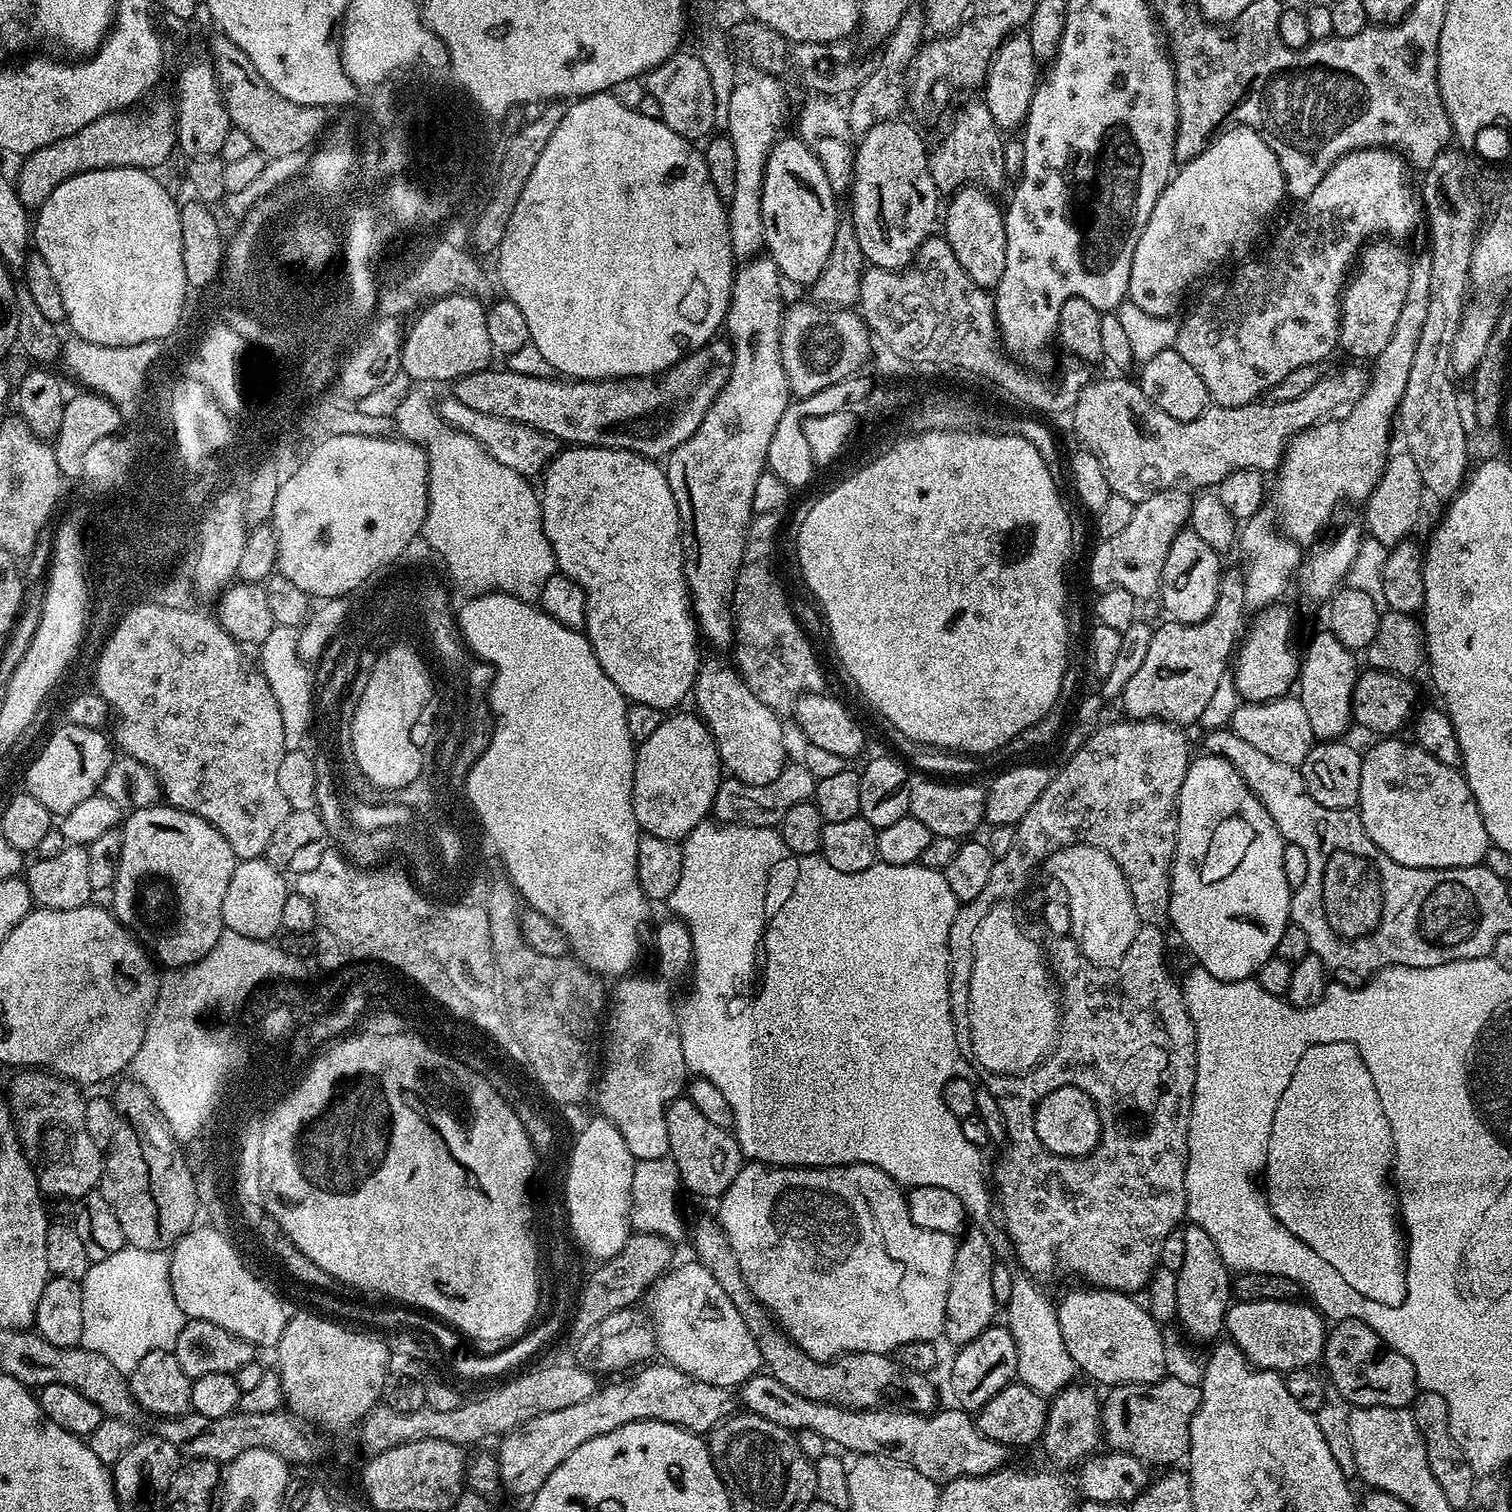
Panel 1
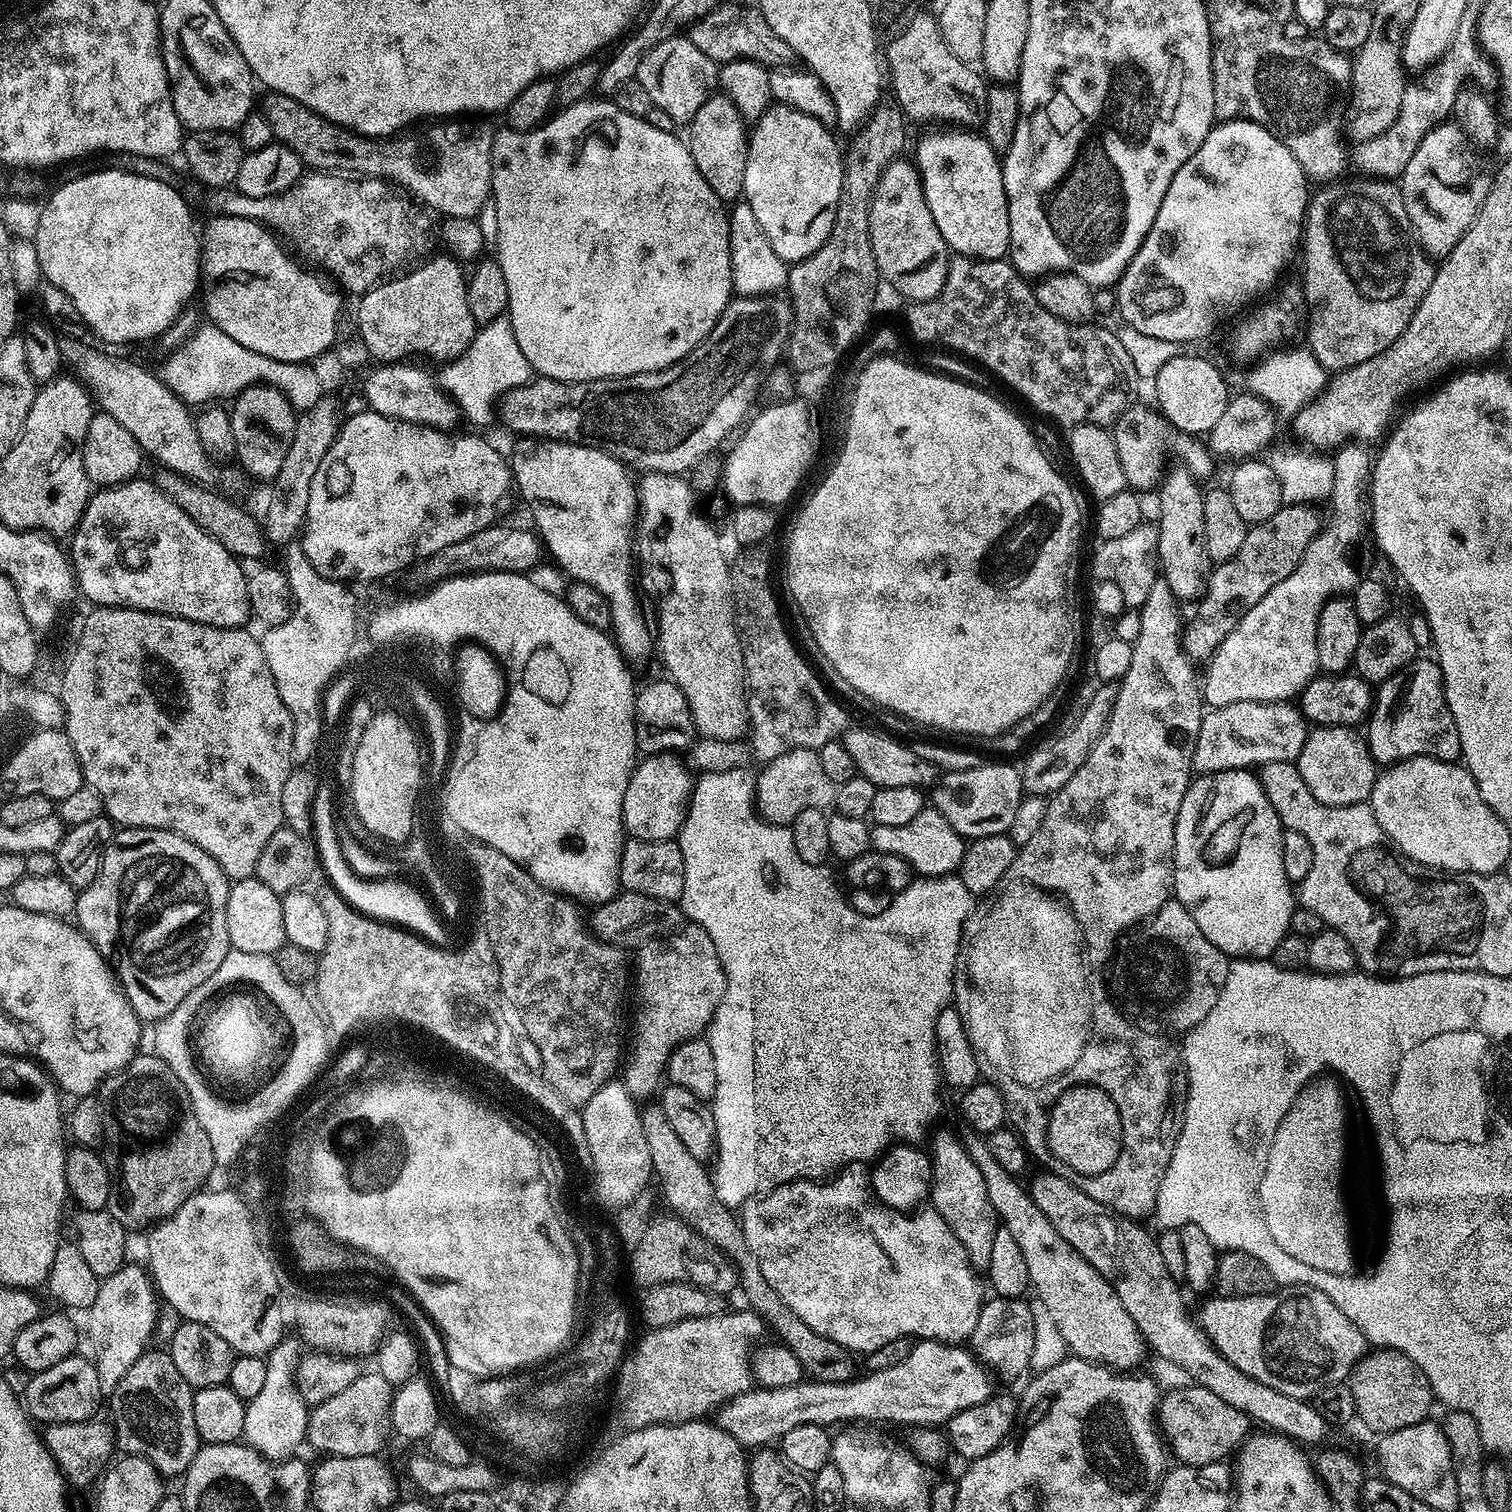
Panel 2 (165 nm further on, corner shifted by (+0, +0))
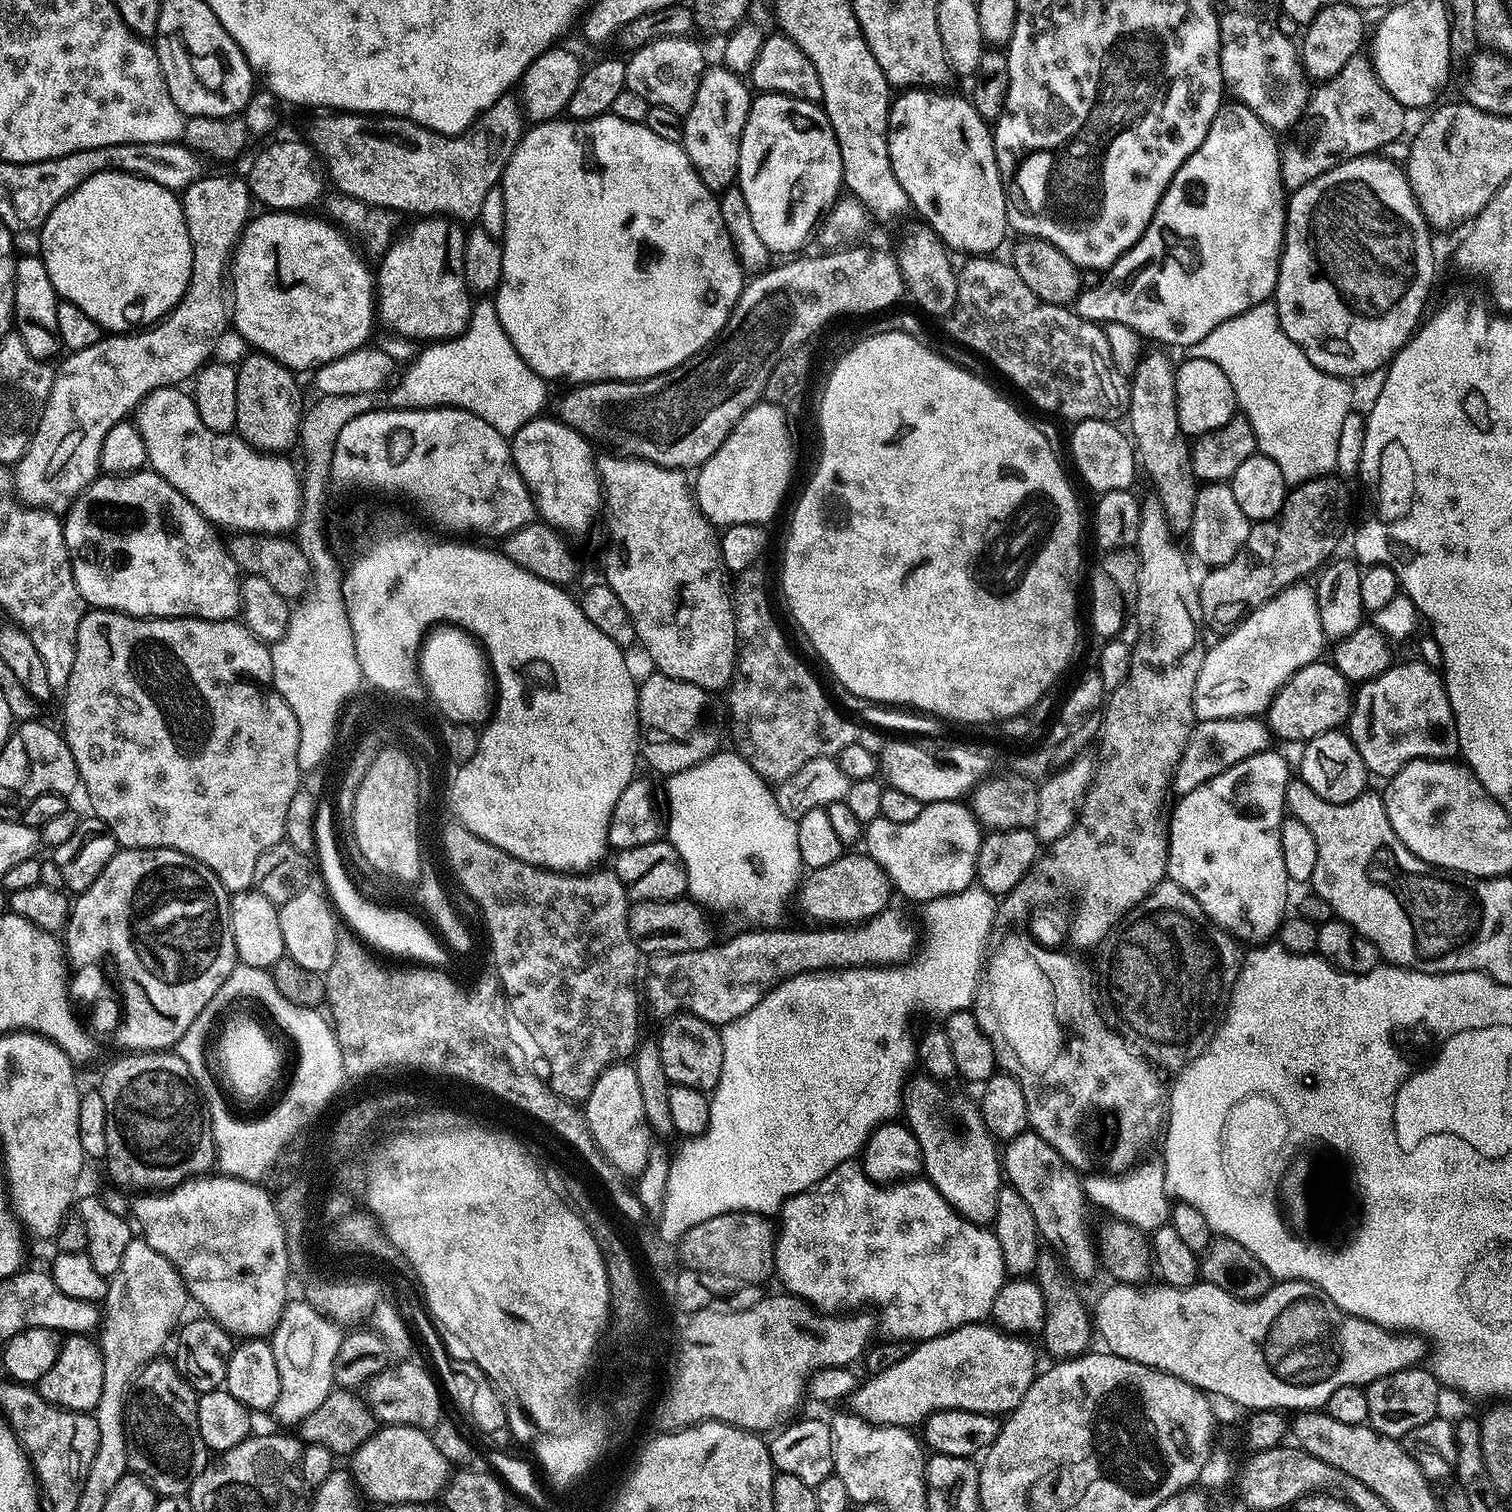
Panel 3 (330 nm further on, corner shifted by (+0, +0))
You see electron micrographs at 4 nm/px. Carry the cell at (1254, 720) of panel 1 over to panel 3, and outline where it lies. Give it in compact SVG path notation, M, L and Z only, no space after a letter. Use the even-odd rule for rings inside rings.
M1254 716L1238 718L1218 718L1217 720L1201 720L1195 725L1190 738L1184 747L1184 753L1170 777L1170 788L1177 797L1190 794L1190 790L1198 790L1210 778L1230 770L1230 766L1238 766L1238 762L1246 762L1259 752L1269 751L1274 737L1263 719Z

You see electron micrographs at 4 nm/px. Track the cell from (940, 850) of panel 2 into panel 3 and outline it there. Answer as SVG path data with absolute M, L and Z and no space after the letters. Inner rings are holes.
M959 800L925 804L914 822L890 822L890 818L880 815L862 828L867 856L882 868L897 893L919 902L973 887L981 839L980 821L968 804Z

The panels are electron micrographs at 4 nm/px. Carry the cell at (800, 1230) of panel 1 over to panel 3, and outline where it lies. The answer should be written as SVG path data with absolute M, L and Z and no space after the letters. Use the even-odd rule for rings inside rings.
M855 1159L847 1160L846 1162L842 1162L835 1170L833 1170L830 1174L826 1174L826 1178L822 1178L818 1181L812 1188L808 1188L804 1192L799 1192L798 1194L794 1194L786 1203L780 1207L780 1211L778 1213L779 1219L782 1218L784 1221L781 1224L778 1224L778 1235L776 1237L776 1270L775 1275L780 1276L780 1280L785 1284L787 1291L791 1293L793 1296L798 1296L802 1300L807 1300L809 1304L812 1305L813 1308L817 1310L840 1310L843 1304L852 1304L848 1306L864 1306L868 1304L877 1304L880 1307L880 1312L878 1311L878 1324L882 1329L882 1332L885 1332L885 1337L891 1338L896 1342L909 1342L908 1340L912 1340L911 1342L919 1342L921 1340L929 1340L930 1338L934 1338L935 1336L941 1336L942 1334L946 1334L950 1330L954 1330L955 1328L961 1328L962 1326L966 1326L967 1324L979 1324L981 1322L987 1321L992 1314L992 1307L994 1306L994 1298L998 1298L998 1290L1002 1290L1002 1286L1004 1285L1006 1279L1006 1273L1004 1270L1004 1263L1002 1262L1002 1246L998 1246L998 1238L996 1237L995 1231L991 1227L985 1226L983 1224L976 1224L973 1220L968 1220L965 1216L961 1216L959 1212L956 1211L955 1208L952 1207L951 1204L946 1202L946 1198L942 1198L942 1194L939 1192L935 1186L932 1185L931 1180L927 1178L909 1178L907 1180L902 1180L899 1182L893 1182L890 1184L877 1184L876 1181L872 1180L868 1175L864 1172L863 1167Z

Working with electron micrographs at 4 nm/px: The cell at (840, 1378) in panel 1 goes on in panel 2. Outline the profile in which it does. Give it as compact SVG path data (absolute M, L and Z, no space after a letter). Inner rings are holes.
M659 1103L645 1104L648 1105L643 1105L640 1117L646 1134L646 1146L650 1146L655 1179L660 1179L660 1184L664 1187L664 1200L673 1208L669 1209L732 1261L738 1273L739 1291L744 1291L744 1296L748 1299L747 1307L755 1312L769 1329L776 1331L775 1339L798 1358L805 1377L824 1383L843 1383L853 1379L853 1353L838 1346L838 1342L822 1338L822 1334L810 1330L810 1326L806 1326L806 1322L802 1322L802 1318L798 1318L798 1314L794 1314L794 1310L790 1310L790 1306L786 1306L786 1302L778 1298L778 1290L774 1290L774 1286L770 1286L770 1282L762 1278L762 1266L758 1266L758 1258L746 1242L743 1223L738 1219L737 1213L735 1216L720 1201L716 1184L712 1181L711 1174L704 1169L707 1168L705 1161L694 1158L694 1154L686 1150L676 1131L670 1127L670 1122L666 1122L666 1114L660 1109Z

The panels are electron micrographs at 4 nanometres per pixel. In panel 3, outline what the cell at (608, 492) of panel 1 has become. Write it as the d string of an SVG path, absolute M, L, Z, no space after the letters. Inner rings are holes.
M537 418L526 422L513 436L510 437L510 447L512 450L512 461L518 470L518 474L524 479L532 494L532 503L535 511L540 512L545 521L553 528L565 533L584 532L592 524L592 519L597 519L602 508L602 489L600 478L596 475L596 461L594 451L583 432L576 432L571 426L564 423L559 418L544 420Z

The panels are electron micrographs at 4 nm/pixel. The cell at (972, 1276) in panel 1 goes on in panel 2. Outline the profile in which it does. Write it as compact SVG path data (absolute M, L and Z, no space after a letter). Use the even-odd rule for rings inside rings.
M944 1136L933 1148L930 1148L933 1178L930 1204L946 1222L946 1226L954 1230L954 1238L962 1242L972 1267L986 1270L990 1266L990 1253L994 1247L998 1217L994 1206L991 1205L981 1171L971 1161L970 1154L961 1141L954 1136L953 1138Z

